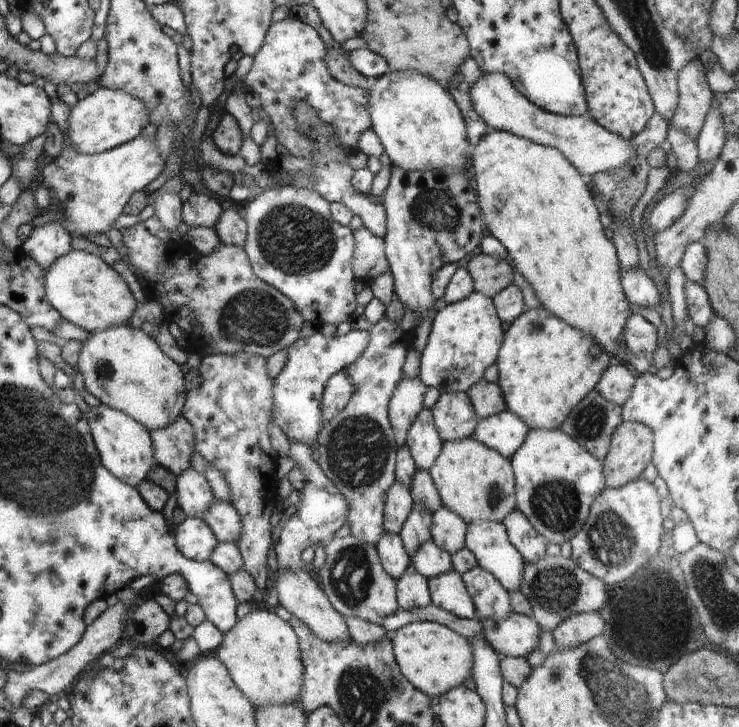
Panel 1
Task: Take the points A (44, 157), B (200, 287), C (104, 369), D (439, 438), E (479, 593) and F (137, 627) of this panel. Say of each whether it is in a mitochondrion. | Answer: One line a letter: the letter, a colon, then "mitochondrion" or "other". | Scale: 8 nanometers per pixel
A: other
B: other
C: mitochondrion
D: other
E: other
F: mitochondrion

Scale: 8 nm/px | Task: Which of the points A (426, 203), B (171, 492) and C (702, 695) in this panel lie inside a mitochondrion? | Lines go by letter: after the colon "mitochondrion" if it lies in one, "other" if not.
A: mitochondrion
B: other
C: other

